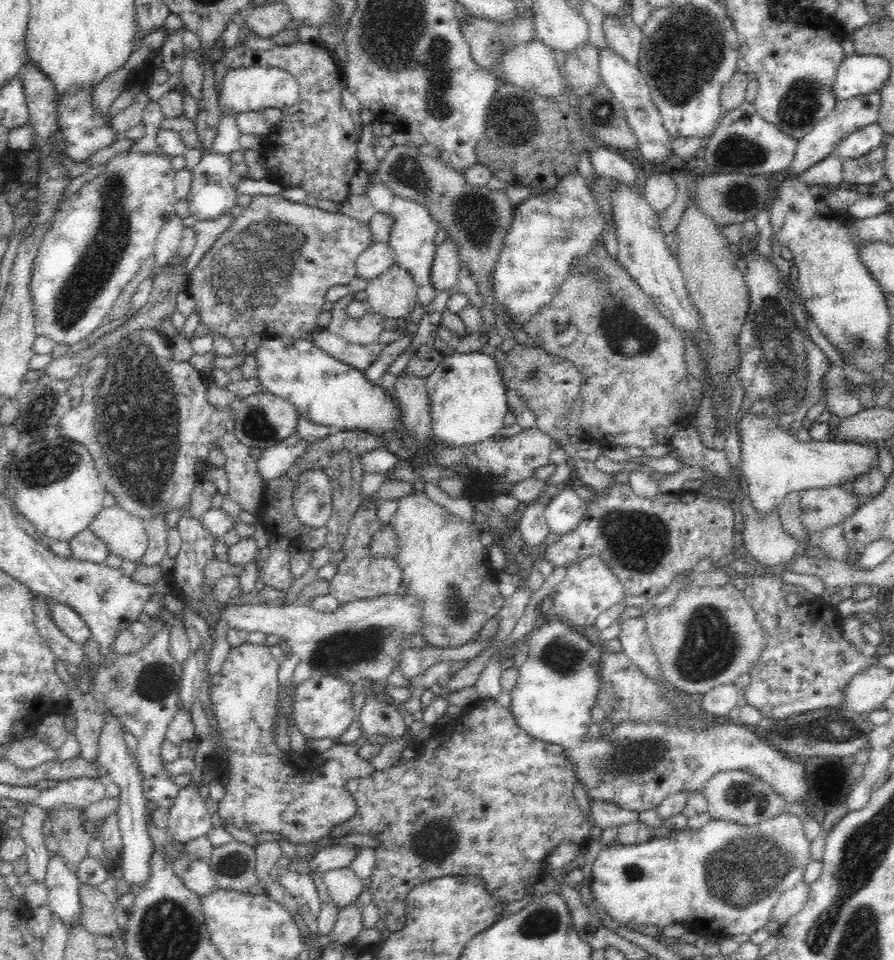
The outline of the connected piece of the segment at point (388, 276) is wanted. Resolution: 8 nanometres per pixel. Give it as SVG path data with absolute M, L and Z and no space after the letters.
M398 265L372 279L366 287L367 304L384 319L400 319L418 303L412 275Z

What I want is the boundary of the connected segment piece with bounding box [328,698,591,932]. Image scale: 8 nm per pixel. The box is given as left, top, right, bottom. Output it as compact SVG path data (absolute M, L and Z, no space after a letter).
M477 699L474 703L469 704L458 722L452 722L451 736L440 736L434 739L431 738L424 744L416 742L412 745L415 748L415 758L403 758L398 760L398 764L375 770L372 775L357 777L348 780L345 784L345 790L356 801L356 812L344 820L338 822L336 826L330 828L330 837L341 837L350 834L366 834L377 841L374 846L375 850L375 865L372 871L368 890L371 895L371 902L378 908L379 918L382 918L386 923L386 929L391 932L398 932L405 926L406 911L404 911L404 900L406 894L415 886L423 882L438 878L441 876L458 876L458 875L474 875L482 879L484 889L488 891L488 895L496 897L500 903L509 903L515 900L520 900L526 895L526 889L532 886L538 876L545 870L544 862L546 856L550 854L553 848L561 842L581 844L586 838L589 838L590 824L584 816L574 796L574 788L577 785L577 777L574 772L574 765L566 759L564 746L559 744L550 744L542 740L538 740L533 736L528 735L524 730L519 728L516 720L509 708L503 708L498 705L494 699Z

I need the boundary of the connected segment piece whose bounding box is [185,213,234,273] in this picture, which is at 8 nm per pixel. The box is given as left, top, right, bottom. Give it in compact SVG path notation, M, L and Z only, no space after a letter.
M222 214L215 220L200 220L194 224L196 241L193 251L186 260L185 269L188 273L200 262L200 258L210 250L214 242L232 225L234 216Z

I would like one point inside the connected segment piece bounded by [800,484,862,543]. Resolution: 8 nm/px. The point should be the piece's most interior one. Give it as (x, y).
(820, 508)

